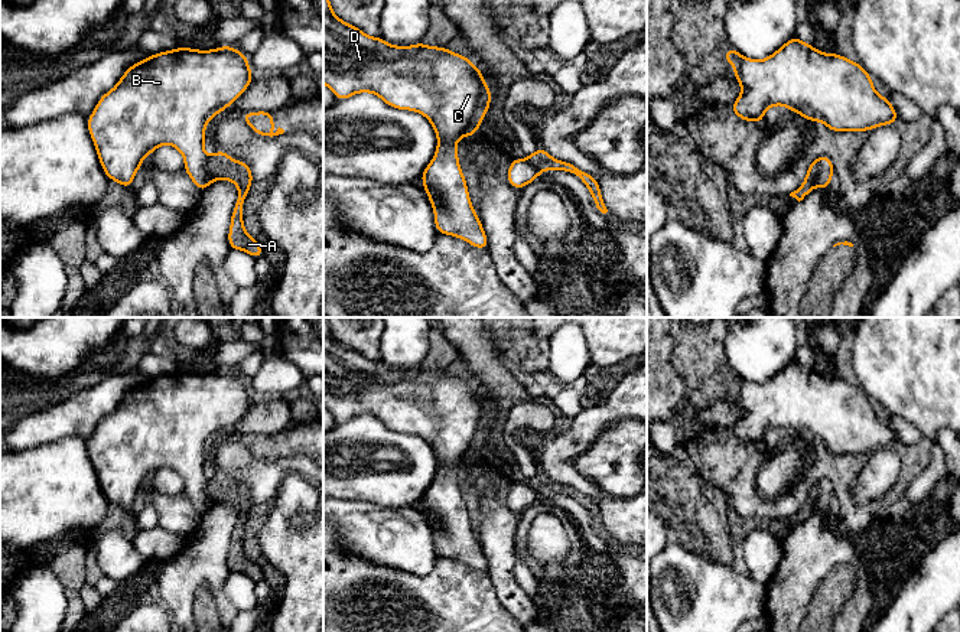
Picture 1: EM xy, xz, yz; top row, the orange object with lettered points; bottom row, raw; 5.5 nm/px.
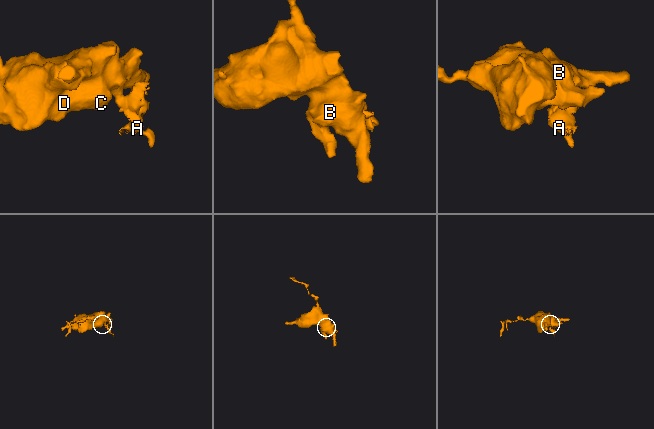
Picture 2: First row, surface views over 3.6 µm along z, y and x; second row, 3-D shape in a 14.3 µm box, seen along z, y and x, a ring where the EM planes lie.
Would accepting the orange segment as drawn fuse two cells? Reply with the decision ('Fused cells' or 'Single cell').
Fused cells

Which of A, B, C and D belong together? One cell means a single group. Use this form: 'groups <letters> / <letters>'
groups A / B C D

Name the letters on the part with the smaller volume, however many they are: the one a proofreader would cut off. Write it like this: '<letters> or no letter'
A

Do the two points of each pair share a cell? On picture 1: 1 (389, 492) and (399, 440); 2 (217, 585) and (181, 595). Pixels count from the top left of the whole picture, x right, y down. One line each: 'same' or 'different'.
1: same
2: same

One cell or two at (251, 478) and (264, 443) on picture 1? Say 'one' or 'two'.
two

